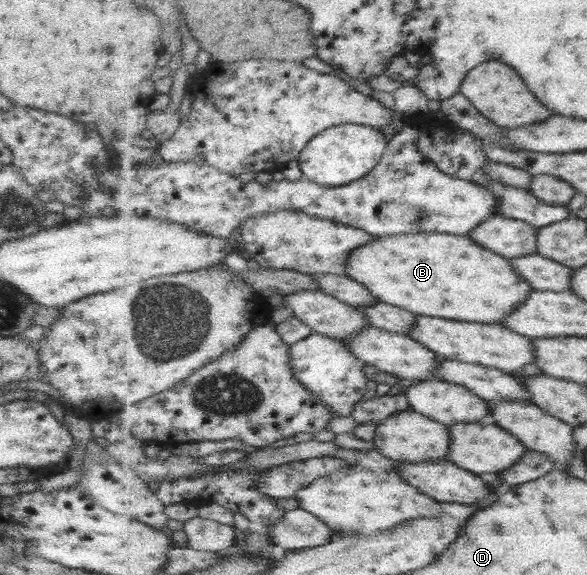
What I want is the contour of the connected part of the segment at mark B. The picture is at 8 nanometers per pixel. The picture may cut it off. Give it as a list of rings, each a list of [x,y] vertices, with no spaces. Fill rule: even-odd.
[[[409,233],[393,237],[375,236],[375,241],[365,247],[357,247],[351,253],[347,266],[347,276],[365,285],[378,301],[408,309],[419,316],[499,324],[535,291],[531,284],[527,284],[527,281],[517,274],[509,257],[497,254],[491,249],[484,249],[467,235]]]

